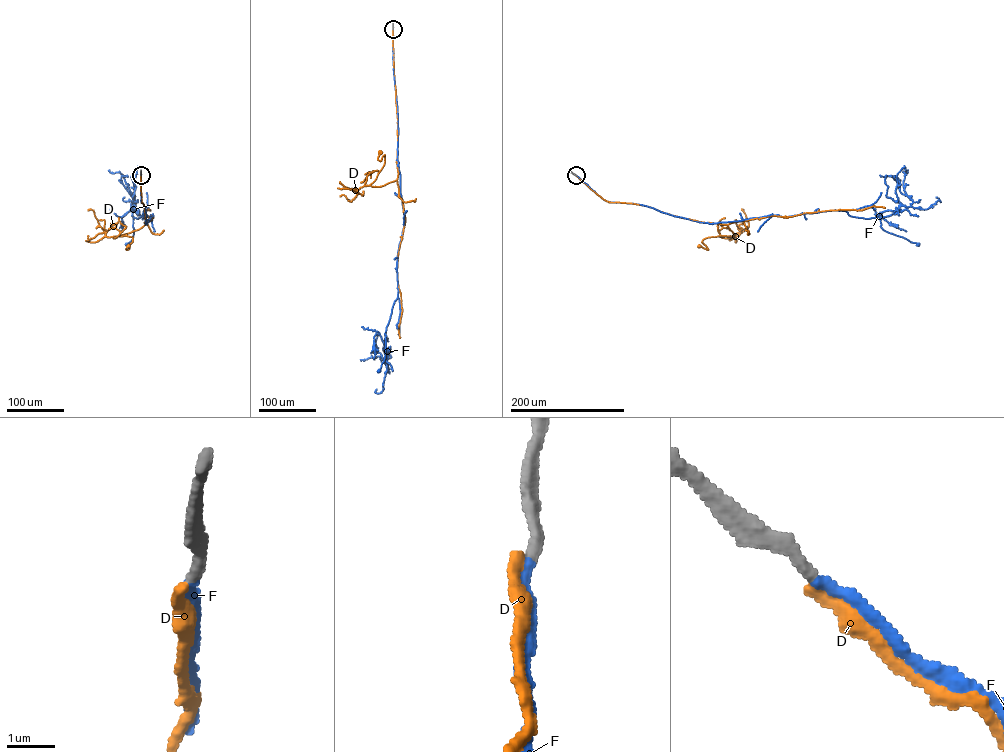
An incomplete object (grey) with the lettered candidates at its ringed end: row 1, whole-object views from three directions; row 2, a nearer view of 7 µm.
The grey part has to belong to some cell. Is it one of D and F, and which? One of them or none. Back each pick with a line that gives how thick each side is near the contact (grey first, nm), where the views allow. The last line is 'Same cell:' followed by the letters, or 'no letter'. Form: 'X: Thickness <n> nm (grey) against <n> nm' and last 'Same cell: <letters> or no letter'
F: Thickness 240 nm (grey) against 200 nm
Same cell: F

